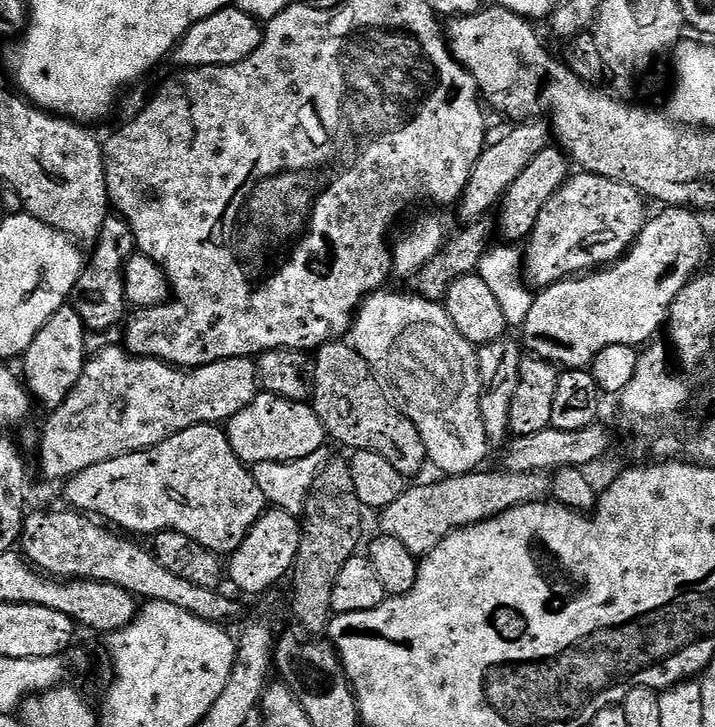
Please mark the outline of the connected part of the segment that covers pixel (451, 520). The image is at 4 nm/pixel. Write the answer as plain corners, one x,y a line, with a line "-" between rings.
477,470
461,476
445,475
437,484
420,484
417,488
405,487
398,502
379,509
379,531
398,538
410,554
423,558
450,534
475,524
481,524
506,510
523,504
539,504
549,495
550,480
539,472
484,472

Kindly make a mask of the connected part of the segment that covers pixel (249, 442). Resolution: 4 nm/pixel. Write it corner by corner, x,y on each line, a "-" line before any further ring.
261,394
246,410
238,410
226,421
226,431
234,454
249,466
258,462
294,462
321,451
326,433
311,403
287,400
275,394

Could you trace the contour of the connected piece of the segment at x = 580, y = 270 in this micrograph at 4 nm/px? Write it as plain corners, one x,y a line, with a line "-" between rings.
577,171
569,175
554,198
546,202
542,214
538,214
538,222
526,241
528,249
524,248
522,252
525,281
533,289
543,290
552,284
616,263
644,232
644,226
650,219
650,212
644,209
644,204
646,205
645,197
622,182
614,182
610,178
602,178
589,172

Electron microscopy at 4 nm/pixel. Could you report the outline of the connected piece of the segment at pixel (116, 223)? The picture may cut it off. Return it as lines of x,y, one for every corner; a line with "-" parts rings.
116,214
109,215
108,221
100,231
99,239
95,241
94,248
96,253
87,261
74,293
76,313
82,318
85,329
92,334
119,329
125,323
124,266
138,252
136,238
130,226

